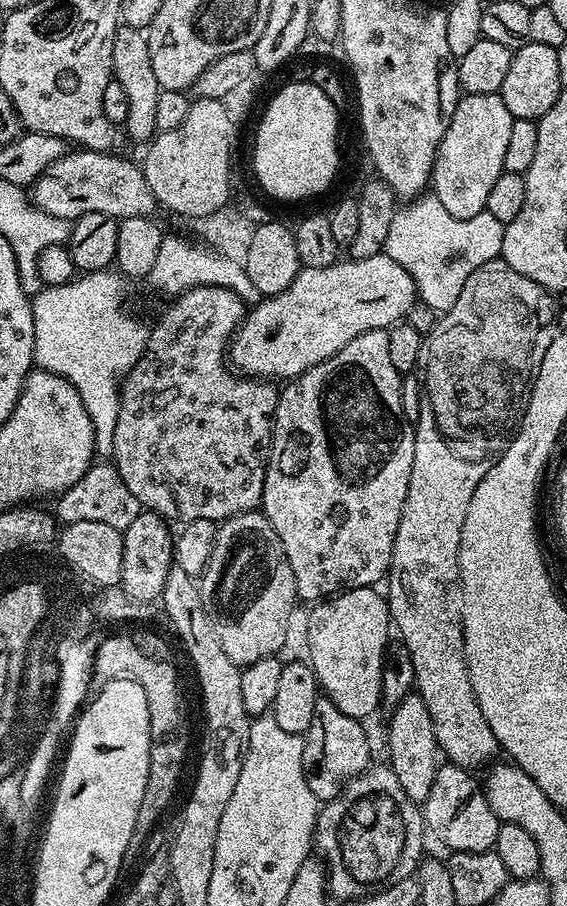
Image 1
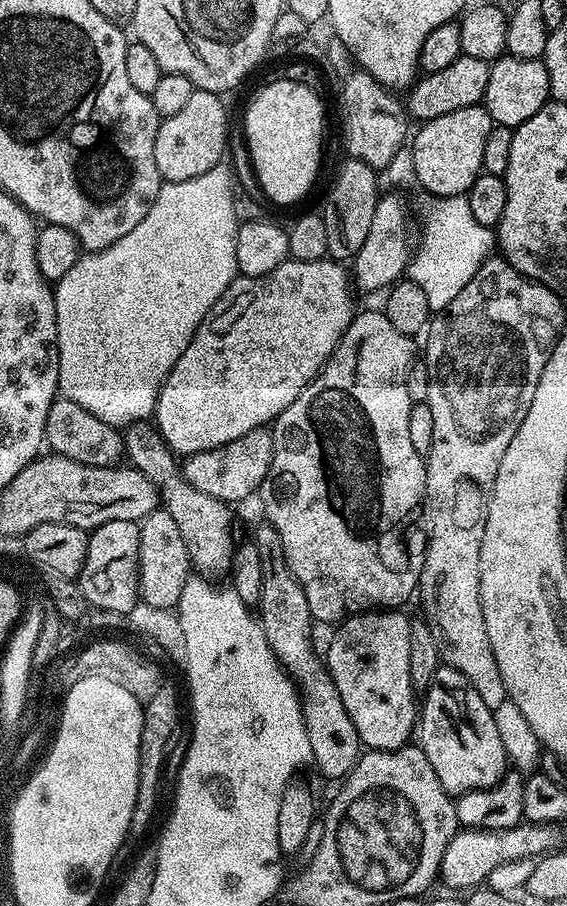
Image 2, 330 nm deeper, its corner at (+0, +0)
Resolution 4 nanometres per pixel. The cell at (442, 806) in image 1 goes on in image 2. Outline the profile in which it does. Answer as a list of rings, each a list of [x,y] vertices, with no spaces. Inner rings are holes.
[[[447,666],[437,670],[423,693],[418,708],[418,746],[426,754],[430,766],[434,766],[438,782],[442,782],[453,797],[496,784],[510,764],[495,726],[493,709],[482,702],[466,674]]]

